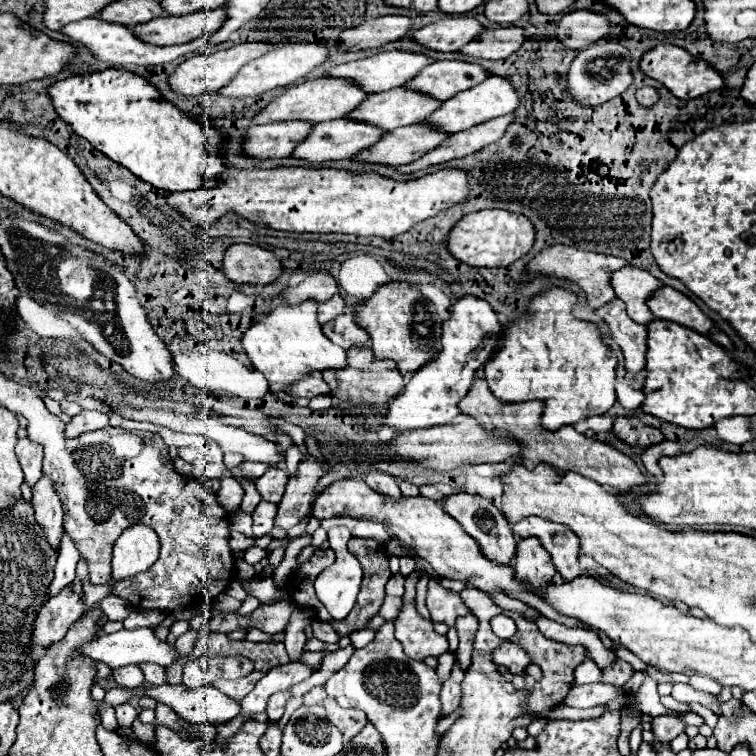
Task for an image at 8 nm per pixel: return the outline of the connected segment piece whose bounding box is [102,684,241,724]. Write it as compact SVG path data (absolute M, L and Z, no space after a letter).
M169 684L147 686L147 688L141 688L141 690L139 688L133 688L133 690L131 688L114 688L106 692L102 703L117 706L117 704L127 702L133 696L137 696L137 698L149 696L149 698L161 702L161 704L167 704L181 720L191 722L191 724L201 724L201 722L229 722L229 720L233 720L241 712L239 702L235 702L229 696L221 694L213 686L201 686L201 688L195 688L195 690L187 690L185 686L169 686Z

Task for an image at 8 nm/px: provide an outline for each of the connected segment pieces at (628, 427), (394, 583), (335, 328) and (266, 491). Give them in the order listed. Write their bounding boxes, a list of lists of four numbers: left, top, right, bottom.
[[613,418,665,448],[387,574,405,596],[323,314,371,348],[255,468,289,504]]

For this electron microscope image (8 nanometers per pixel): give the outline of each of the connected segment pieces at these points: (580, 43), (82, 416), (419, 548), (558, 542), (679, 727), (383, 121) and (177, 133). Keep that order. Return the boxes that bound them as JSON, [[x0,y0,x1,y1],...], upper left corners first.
[[555,10,609,50],[65,410,109,438],[313,478,529,594],[513,516,581,580],[653,714,685,742],[349,86,441,132],[47,68,225,192]]

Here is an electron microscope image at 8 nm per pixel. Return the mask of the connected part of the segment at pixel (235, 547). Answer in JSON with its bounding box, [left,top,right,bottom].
[231,532,253,552]

